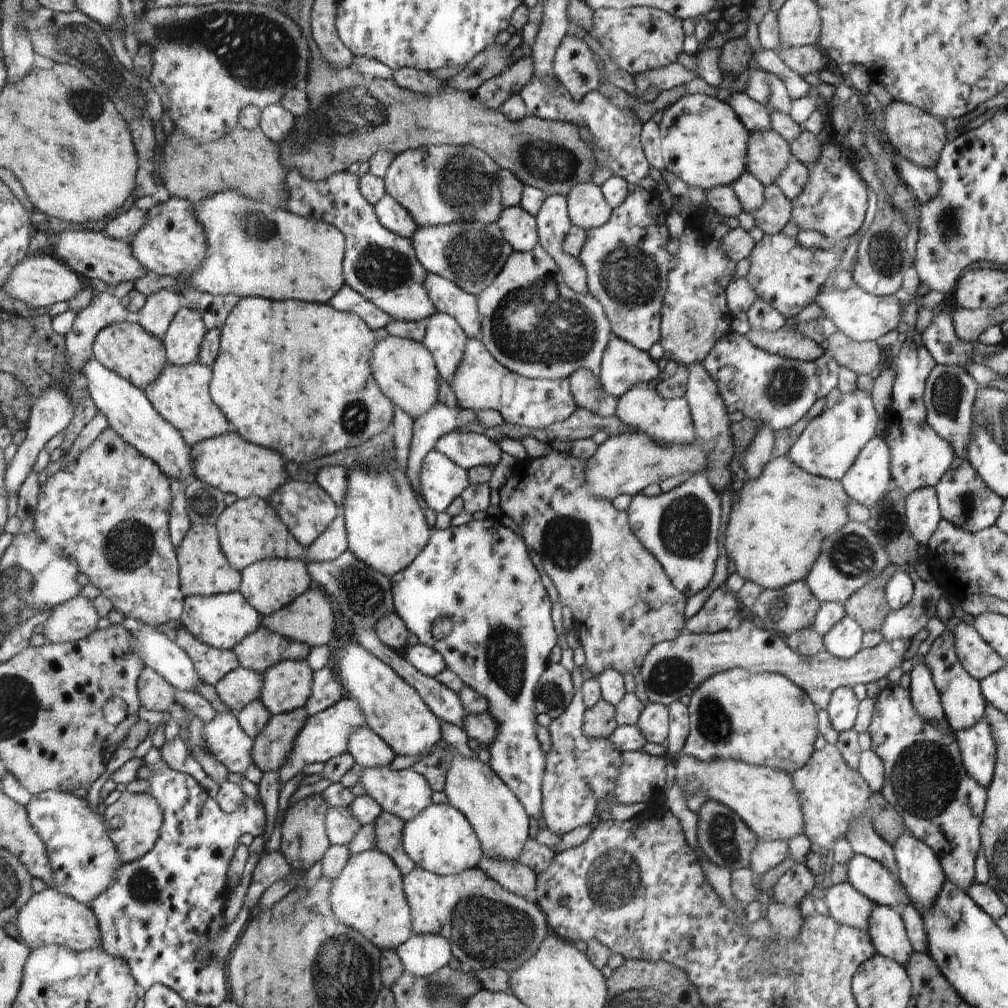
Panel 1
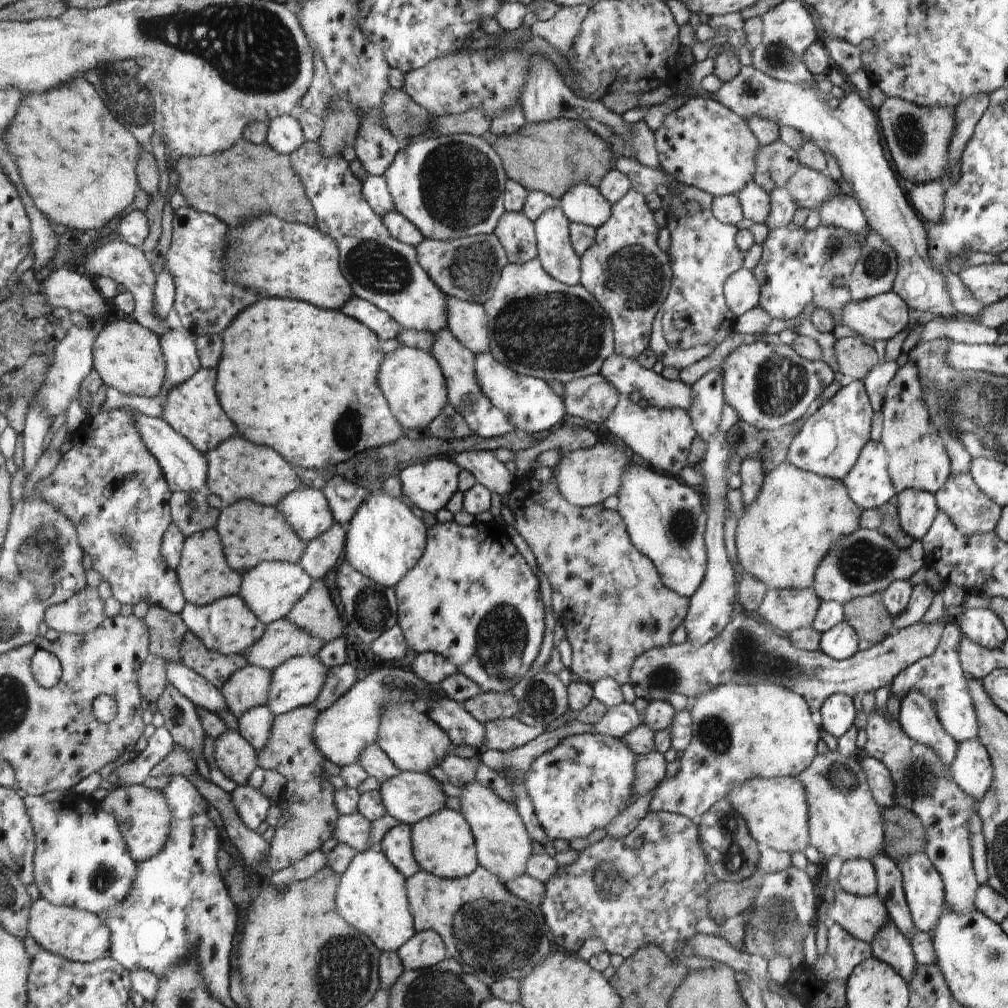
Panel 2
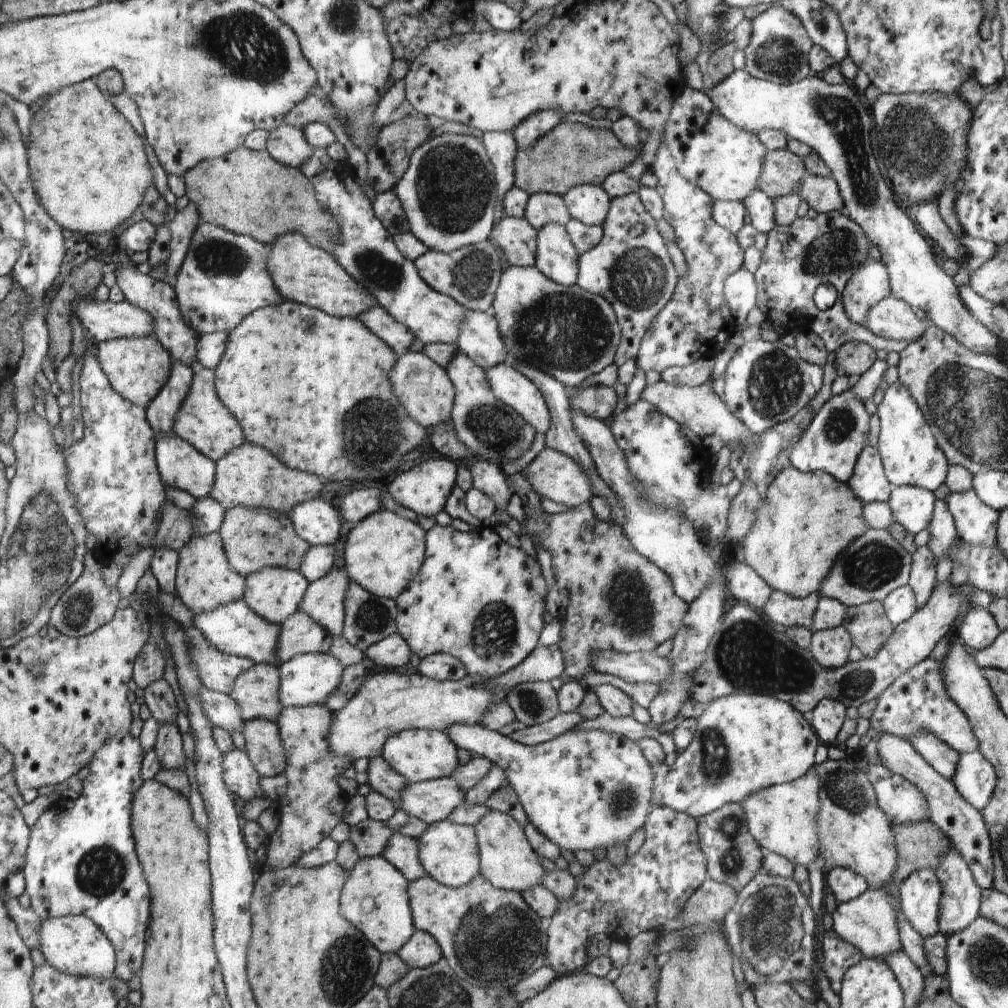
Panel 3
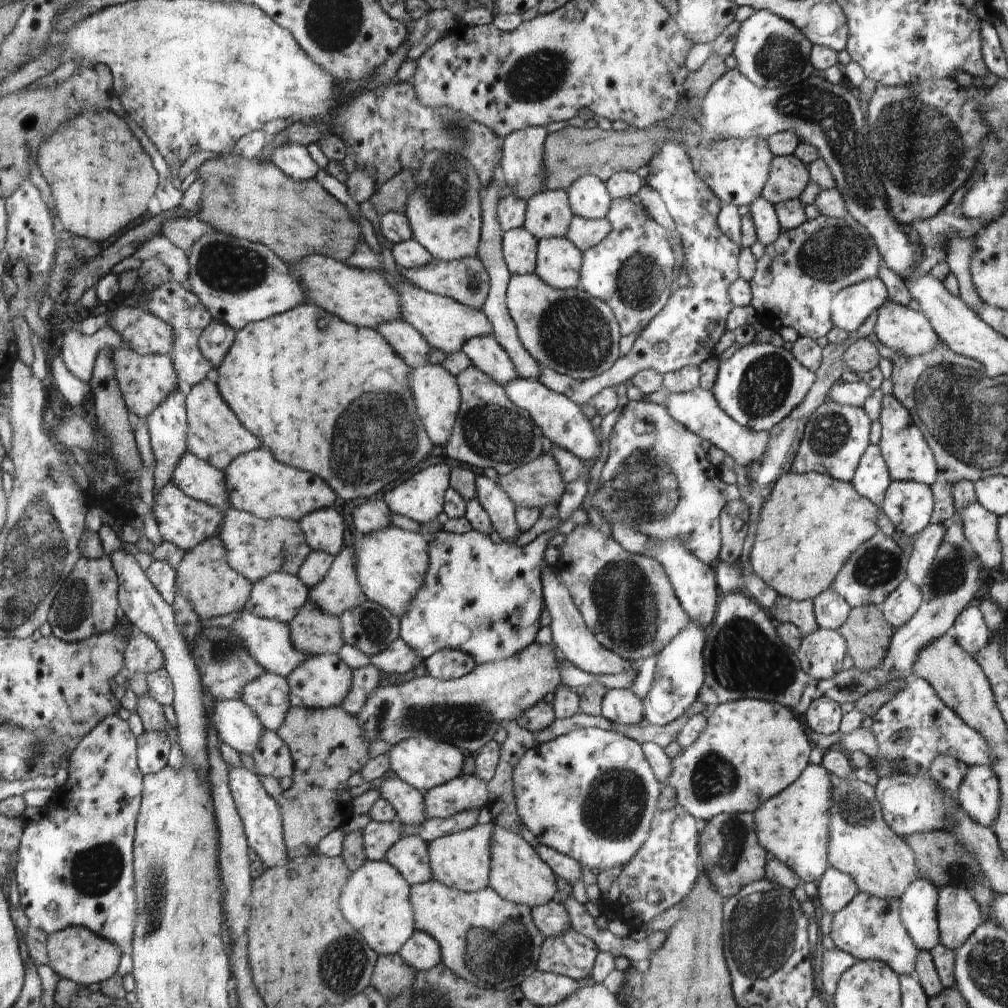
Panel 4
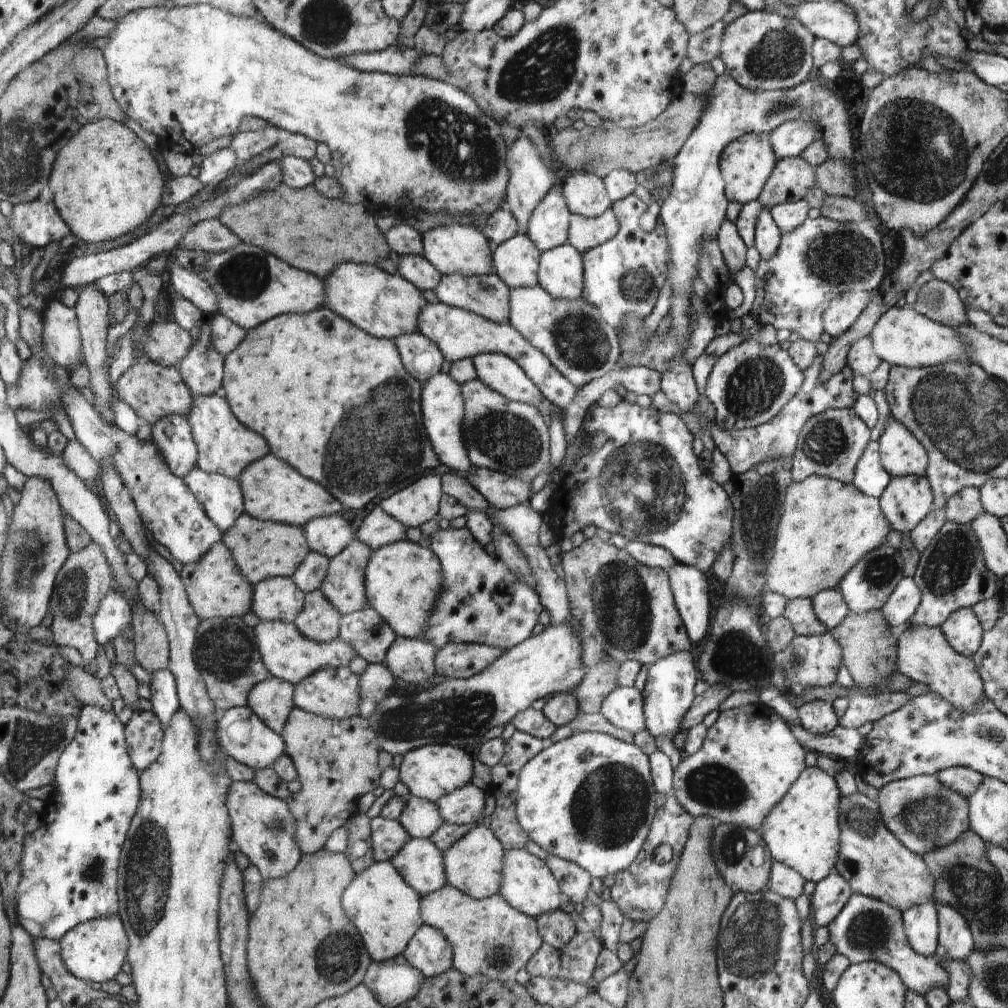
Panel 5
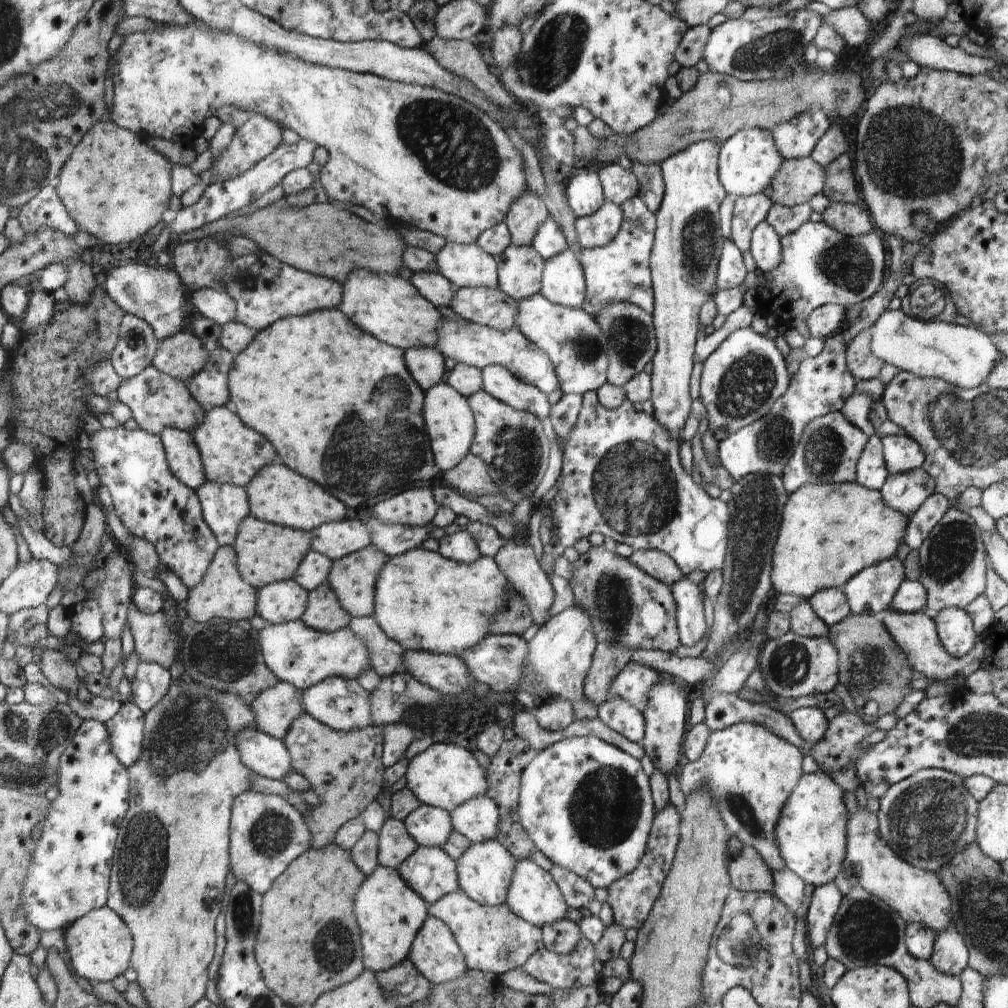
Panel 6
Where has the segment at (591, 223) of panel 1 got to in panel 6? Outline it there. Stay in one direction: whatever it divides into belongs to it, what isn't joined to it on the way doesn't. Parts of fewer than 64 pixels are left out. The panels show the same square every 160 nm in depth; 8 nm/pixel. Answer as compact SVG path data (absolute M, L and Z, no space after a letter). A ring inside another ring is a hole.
M597 170L578 171L567 181L565 194L575 217L591 216L606 202Z

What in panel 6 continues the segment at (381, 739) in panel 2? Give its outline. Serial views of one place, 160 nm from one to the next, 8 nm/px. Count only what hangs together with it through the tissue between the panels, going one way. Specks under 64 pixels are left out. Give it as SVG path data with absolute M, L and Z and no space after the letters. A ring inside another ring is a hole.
M433 743L410 760L405 777L407 788L419 798L421 804L442 808L450 813L450 810L455 811L460 804L487 794L486 788L490 784L486 784L486 774L468 750L454 744Z

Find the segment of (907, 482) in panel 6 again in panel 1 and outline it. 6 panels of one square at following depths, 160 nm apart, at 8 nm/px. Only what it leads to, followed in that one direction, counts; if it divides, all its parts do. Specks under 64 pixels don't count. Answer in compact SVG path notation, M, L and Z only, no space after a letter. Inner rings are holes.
M935 488L913 491L906 498L906 524L916 543L926 546L943 520Z

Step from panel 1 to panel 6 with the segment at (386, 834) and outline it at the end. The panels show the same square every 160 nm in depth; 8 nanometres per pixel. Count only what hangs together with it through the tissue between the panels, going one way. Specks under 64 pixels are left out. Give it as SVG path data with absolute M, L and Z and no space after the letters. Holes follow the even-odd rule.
M418 846L397 871L427 906L446 894L459 891L455 861L443 848Z

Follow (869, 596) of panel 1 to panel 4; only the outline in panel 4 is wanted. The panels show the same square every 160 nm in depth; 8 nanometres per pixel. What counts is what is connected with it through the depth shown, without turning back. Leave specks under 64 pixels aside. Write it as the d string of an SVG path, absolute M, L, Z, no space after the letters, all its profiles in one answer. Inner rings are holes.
M851 607L846 622L837 630L847 641L854 667L869 671L879 667L890 650L897 628L888 624L880 607Z

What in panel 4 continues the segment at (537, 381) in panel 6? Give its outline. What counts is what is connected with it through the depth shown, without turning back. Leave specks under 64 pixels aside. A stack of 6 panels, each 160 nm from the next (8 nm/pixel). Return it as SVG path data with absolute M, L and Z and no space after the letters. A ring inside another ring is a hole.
M667 144L662 151L654 154L647 166L647 184L658 191L662 202L667 206L675 222L676 234L681 239L685 257L690 261L690 287L677 288L676 296L672 296L672 304L668 304L664 312L659 312L648 323L632 348L602 375L578 381L553 368L539 366L539 382L554 392L567 396L580 407L591 402L603 388L616 388L642 370L652 369L663 375L699 366L707 358L716 356L714 348L729 329L727 316L734 307L731 303L730 286L740 278L738 259L742 248L730 240L718 226L718 214L722 205L719 198L698 178L691 157L680 144ZM360 240L354 254L346 260L354 267L377 270L398 292L402 300L402 320L411 324L427 341L432 348L441 350L446 355L462 350L463 344L474 337L490 337L495 331L494 325L481 310L463 305L460 301L450 297L429 293L416 286L397 282L391 275L384 272L382 262L370 250L365 240Z

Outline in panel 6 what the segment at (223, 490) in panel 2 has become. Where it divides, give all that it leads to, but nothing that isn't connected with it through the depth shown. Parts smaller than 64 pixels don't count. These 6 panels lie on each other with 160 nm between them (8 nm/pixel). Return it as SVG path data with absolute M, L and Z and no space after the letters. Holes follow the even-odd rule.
M280 462L264 467L247 485L246 490L250 498L250 515L266 523L312 532L325 523L346 518L346 505L334 494L322 490L317 483L300 476Z

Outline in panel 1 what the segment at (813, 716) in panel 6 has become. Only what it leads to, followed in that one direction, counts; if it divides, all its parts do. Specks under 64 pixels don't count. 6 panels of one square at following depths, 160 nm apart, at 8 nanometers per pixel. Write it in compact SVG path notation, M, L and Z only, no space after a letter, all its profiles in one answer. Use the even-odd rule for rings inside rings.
M840 687L832 696L827 708L832 727L836 732L851 731L858 712L858 698L847 687Z

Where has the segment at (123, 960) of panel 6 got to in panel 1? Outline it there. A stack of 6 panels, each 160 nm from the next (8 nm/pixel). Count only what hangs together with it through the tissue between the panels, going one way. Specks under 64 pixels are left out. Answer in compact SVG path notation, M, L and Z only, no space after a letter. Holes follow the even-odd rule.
M55 888L35 893L30 902L20 910L17 926L21 940L32 950L45 945L70 946L78 952L103 947L102 928L95 910Z

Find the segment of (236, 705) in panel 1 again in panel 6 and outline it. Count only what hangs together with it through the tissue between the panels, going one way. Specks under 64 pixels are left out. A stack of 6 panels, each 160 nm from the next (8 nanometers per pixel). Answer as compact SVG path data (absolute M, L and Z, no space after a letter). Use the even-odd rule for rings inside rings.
M285 681L260 692L250 706L255 712L259 732L284 740L291 724L306 712L302 698L302 690Z

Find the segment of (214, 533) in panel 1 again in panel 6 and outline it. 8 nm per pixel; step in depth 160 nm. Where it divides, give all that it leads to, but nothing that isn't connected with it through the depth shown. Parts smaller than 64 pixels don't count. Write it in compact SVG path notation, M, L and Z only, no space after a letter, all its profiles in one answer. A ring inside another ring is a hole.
M232 545L219 546L211 571L204 578L204 583L197 588L189 588L189 597L185 607L196 623L206 623L215 618L250 621L250 618L256 616L256 590L240 577L238 553Z

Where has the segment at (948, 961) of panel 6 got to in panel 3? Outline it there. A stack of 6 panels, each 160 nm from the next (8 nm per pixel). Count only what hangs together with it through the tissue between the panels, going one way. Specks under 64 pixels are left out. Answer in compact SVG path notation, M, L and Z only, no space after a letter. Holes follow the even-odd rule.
M948 842L946 852L941 852L937 857L938 866L935 872L939 874L939 881L942 882L942 919L940 920L940 933L944 937L956 935L956 932L964 931L980 918L979 912L982 907L982 890L974 881L974 876L962 858L962 854L956 850L956 846Z

